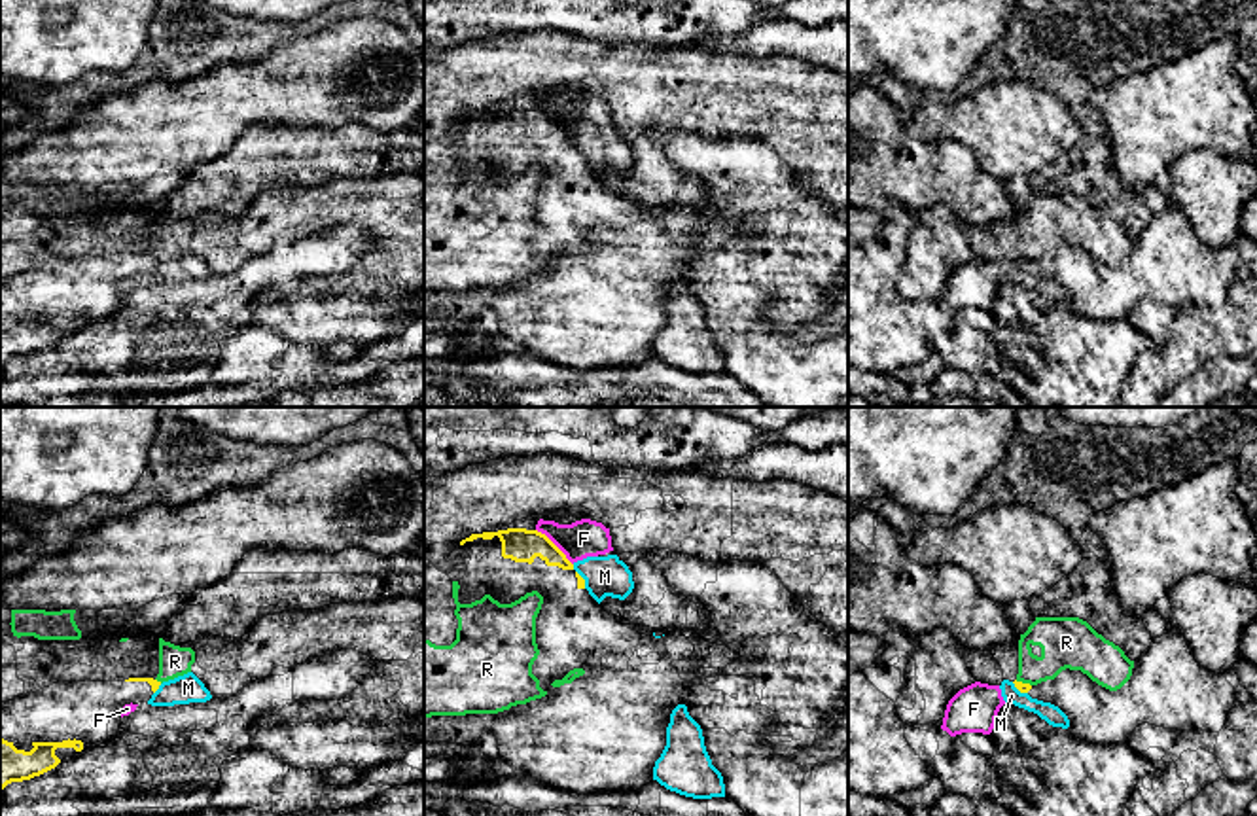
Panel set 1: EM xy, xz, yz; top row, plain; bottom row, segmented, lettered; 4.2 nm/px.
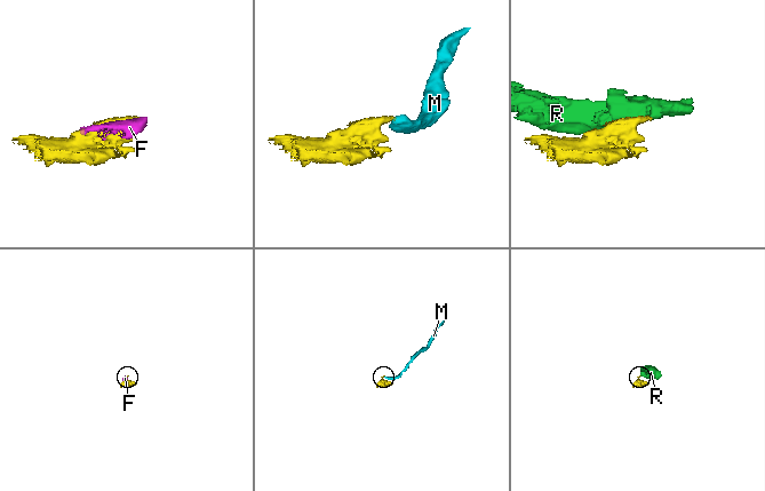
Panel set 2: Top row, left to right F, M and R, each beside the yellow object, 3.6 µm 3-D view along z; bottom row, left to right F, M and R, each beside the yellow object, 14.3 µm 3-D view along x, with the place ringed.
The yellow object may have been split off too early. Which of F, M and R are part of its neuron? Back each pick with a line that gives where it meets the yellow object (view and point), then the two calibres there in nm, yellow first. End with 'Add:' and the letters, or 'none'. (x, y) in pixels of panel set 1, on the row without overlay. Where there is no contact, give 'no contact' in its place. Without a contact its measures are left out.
Add: none

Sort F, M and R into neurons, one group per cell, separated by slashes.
F M / R

